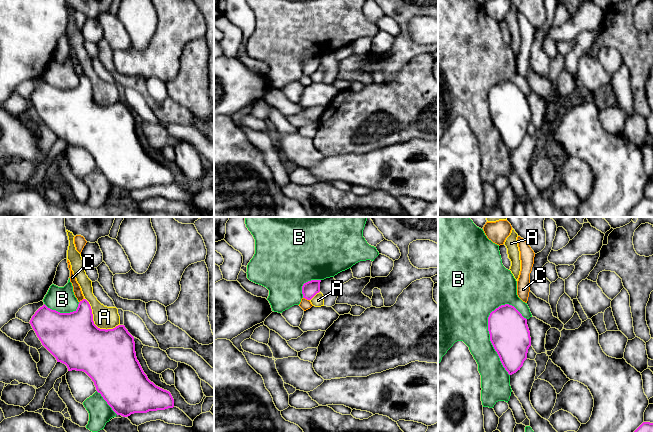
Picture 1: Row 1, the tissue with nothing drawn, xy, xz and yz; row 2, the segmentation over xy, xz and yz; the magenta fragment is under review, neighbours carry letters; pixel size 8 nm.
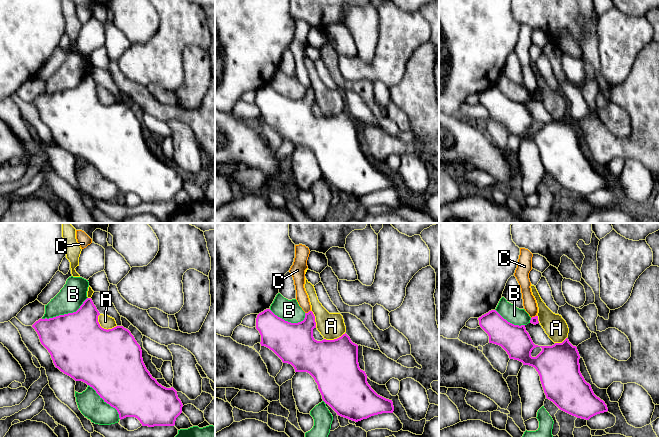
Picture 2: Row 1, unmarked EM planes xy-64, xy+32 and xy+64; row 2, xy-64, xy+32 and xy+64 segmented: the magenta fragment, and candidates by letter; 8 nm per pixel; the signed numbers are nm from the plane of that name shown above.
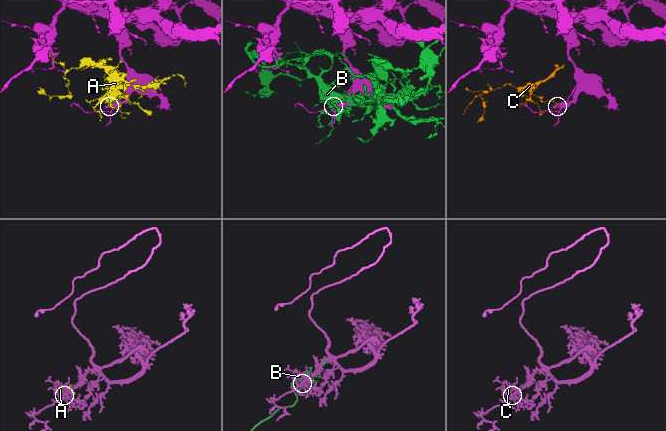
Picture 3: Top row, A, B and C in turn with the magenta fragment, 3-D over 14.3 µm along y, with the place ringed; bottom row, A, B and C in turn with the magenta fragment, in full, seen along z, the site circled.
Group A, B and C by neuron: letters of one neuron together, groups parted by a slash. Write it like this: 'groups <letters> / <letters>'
groups A / B / C

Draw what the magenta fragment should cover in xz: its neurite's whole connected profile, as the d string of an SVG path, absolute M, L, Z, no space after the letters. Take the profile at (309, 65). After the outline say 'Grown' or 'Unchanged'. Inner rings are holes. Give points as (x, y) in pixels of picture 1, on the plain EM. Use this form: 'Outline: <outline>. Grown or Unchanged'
Outline: M311 56L303 60L302 70L303 74L311 76L317 69L320 68L321 56Z. Unchanged

